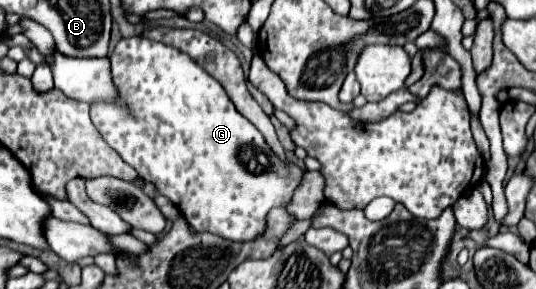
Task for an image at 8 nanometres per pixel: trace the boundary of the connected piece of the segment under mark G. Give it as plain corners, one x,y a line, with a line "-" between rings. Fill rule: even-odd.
133,36
133,38
123,38
117,46
115,46
115,52
111,54
111,74
113,74
113,82
119,90
119,98
115,104
93,104
91,106
91,120
95,124
95,128
101,132
103,140
129,164
137,170
137,174
143,178
143,180
151,180
157,184
159,188
159,194
169,198
179,210
183,210
183,214
187,216
187,220
191,222
191,226
197,230
197,232
211,232
211,234
219,234
221,238
227,238
231,242
251,242
259,236
265,234
267,230
267,214
271,208
277,208
277,206
285,206
287,202
291,202
293,198
293,192
295,188
299,188
305,172
303,168
299,168
297,164
293,162
285,162
281,158
275,158
275,152
265,144
265,138
263,134
247,120
243,118
237,108
233,106
233,102
229,100
227,92
223,90
223,86
213,78
209,76
199,64
195,64
187,54
179,52
177,48
171,48
171,46
165,46
161,42
153,42
153,40
147,40
147,38
139,38
139,36

